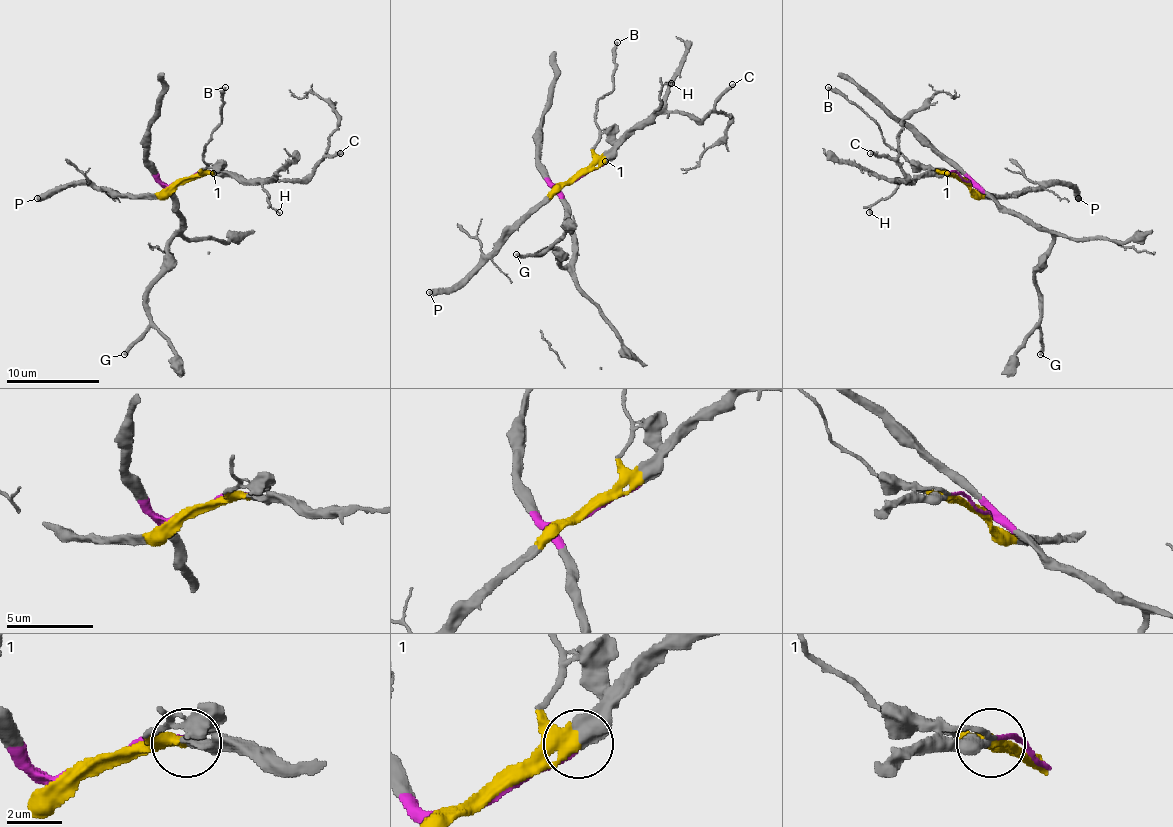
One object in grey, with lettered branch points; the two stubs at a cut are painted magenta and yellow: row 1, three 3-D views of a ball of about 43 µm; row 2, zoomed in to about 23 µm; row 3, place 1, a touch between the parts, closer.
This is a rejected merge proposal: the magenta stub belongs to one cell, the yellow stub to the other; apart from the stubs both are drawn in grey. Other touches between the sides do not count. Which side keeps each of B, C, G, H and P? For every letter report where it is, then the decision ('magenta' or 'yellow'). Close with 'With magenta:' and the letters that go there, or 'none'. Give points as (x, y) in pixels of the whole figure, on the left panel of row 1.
B: (225, 87) | yellow
C: (340, 153) | yellow
G: (124, 354) | magenta
H: (279, 212) | yellow
P: (37, 198) | yellow
With magenta: G

